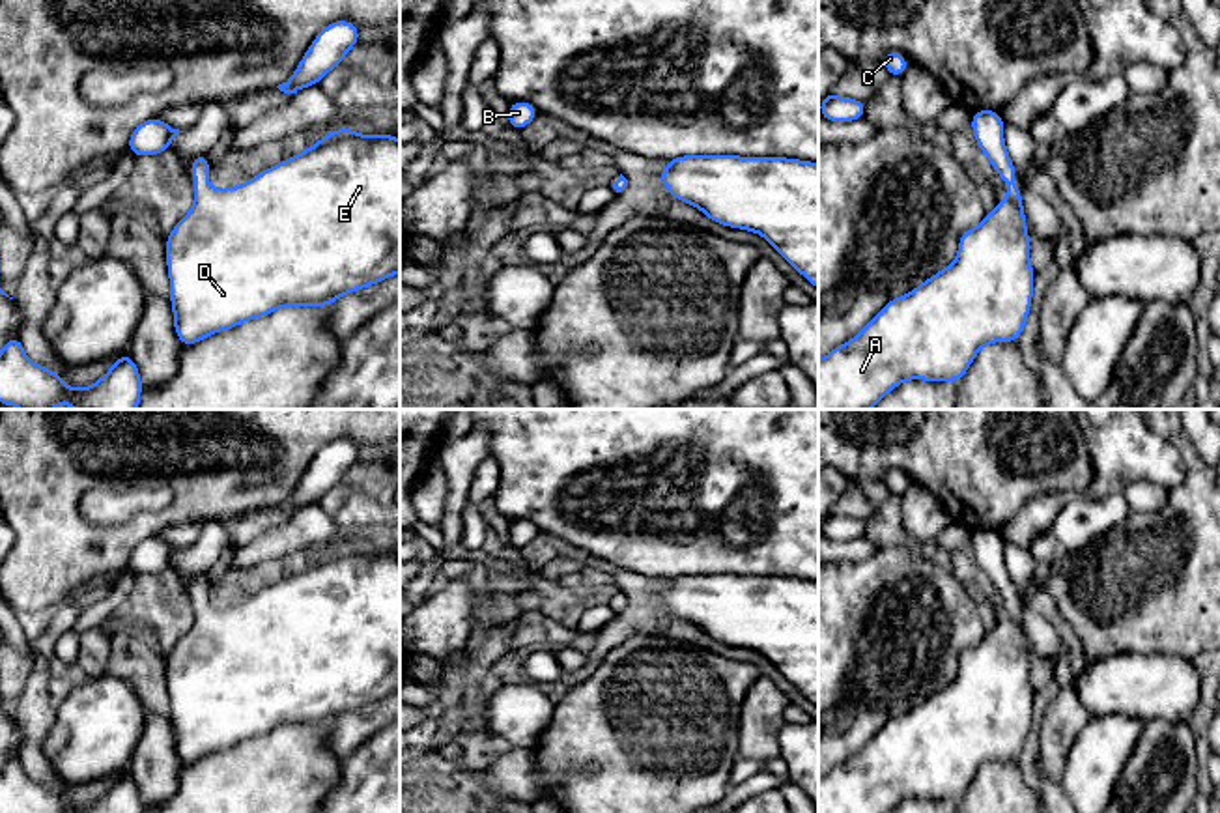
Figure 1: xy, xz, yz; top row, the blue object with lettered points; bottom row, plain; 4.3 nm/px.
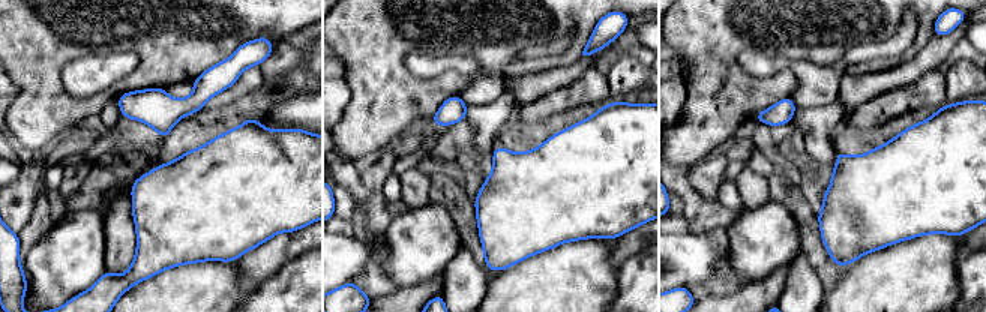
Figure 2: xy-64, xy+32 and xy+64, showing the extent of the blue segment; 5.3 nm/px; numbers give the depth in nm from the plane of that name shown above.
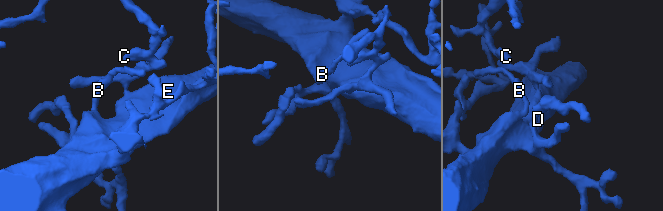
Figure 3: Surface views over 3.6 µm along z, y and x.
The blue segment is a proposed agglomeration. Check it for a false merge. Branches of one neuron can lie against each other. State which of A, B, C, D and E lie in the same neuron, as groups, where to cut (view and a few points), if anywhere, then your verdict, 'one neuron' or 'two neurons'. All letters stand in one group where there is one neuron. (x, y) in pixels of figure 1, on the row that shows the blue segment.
A B C D E | no cut | one neuron

